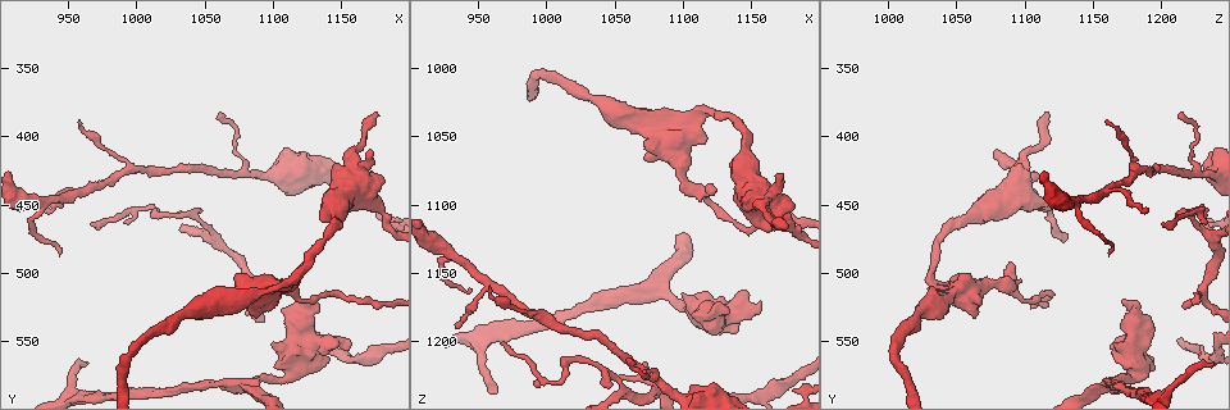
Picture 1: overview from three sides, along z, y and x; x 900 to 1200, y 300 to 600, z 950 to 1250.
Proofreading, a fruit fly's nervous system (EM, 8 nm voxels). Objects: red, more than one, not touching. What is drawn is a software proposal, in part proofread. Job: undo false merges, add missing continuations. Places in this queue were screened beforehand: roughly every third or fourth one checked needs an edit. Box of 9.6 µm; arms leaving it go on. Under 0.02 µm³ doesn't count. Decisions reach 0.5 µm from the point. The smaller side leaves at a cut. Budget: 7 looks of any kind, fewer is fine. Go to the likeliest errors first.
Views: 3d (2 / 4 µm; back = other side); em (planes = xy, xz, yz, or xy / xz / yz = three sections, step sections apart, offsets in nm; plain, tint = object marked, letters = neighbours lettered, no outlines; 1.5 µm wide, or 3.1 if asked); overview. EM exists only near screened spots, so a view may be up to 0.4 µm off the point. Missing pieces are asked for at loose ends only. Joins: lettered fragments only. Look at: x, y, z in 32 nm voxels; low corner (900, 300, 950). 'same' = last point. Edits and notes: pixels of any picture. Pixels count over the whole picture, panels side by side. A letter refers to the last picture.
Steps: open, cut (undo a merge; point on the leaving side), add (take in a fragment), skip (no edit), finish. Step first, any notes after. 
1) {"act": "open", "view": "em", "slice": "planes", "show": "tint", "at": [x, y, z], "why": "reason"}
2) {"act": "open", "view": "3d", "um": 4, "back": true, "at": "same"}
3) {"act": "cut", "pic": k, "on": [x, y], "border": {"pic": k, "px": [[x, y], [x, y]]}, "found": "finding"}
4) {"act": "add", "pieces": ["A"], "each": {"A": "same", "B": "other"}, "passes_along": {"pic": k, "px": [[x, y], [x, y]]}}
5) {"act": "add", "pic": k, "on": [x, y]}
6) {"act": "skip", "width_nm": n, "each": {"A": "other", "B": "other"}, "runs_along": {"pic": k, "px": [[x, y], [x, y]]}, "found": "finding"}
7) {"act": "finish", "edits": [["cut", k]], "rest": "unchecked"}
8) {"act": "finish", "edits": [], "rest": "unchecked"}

{"act": "open", "view": "3d", "um": 2, "at": [1176, 382, 1116], "why": "branch stops here"}

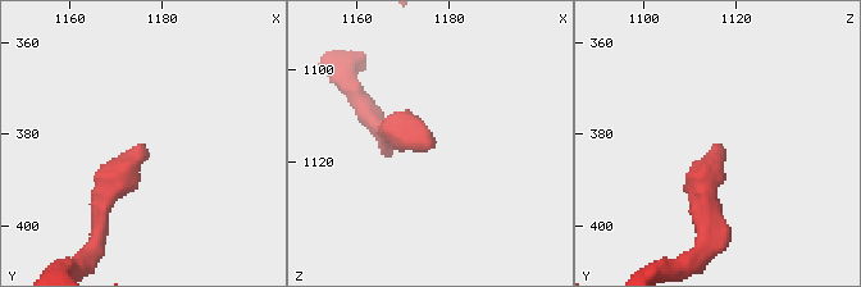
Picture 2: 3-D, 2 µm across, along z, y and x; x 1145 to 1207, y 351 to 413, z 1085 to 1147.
{"act": "open", "view": "em", "slice": "planes", "show": "letters", "at": [1176, 381, 1116]}

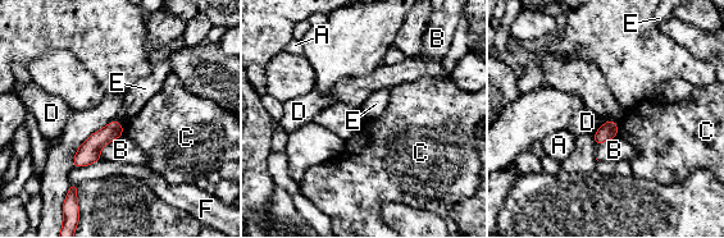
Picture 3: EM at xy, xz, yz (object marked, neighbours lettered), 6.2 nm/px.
{"act": "skip", "each": {"A": "other", "B": "other", "C": "other", "D": "other", "E": "other", "F": "other"}, "border": {"pic": 3, "px": [[117, 119], [122, 126]]}, "found": "none of them fits"}

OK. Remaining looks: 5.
{"act": "open", "view": "em", "slice": "planes", "show": "letters", "at": [1060, 386, 1212], "why": "thin end"}

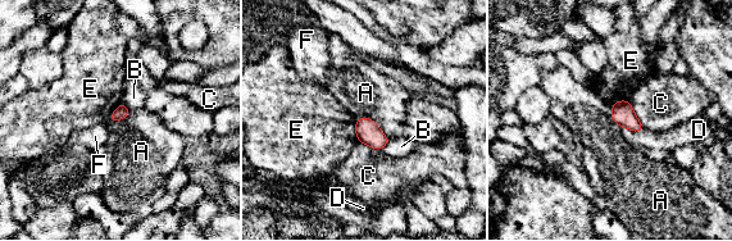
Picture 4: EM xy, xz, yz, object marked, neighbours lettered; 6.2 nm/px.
{"act": "skip", "width_nm": 80, "each": {"A": "other", "B": "other", "C": "other", "D": "other", "E": "other", "F": "other"}, "border": {"pic": 4, "px": [[357, 117], [371, 118], [389, 140]]}, "found": "none of them fits"}

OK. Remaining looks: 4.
{"act": "open", "view": "3d", "um": 2, "at": [1016, 458, 1214], "why": "sharp bend"}

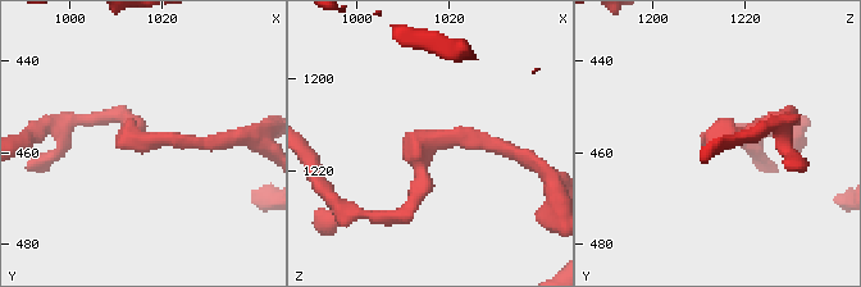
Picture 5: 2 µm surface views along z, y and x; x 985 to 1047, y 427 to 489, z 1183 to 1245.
{"act": "open", "view": "em", "slice": "planes", "show": "letters", "at": [1016, 459, 1213], "why": "need the tissue"}

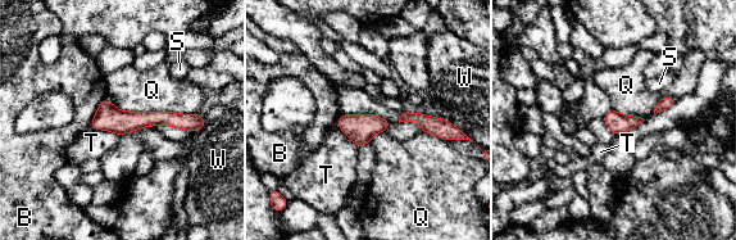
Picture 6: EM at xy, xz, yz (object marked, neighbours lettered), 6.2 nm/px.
{"act": "skip", "each": {"B": "other", "Q": "other", "S": "other", "T": "other", "W": "other"}, "border": {"pic": 6, "px": [[90, 126], [119, 135]]}, "found": "one cell here"}

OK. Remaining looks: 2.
{"act": "finish", "edits": [], "rest": "unchecked"}

